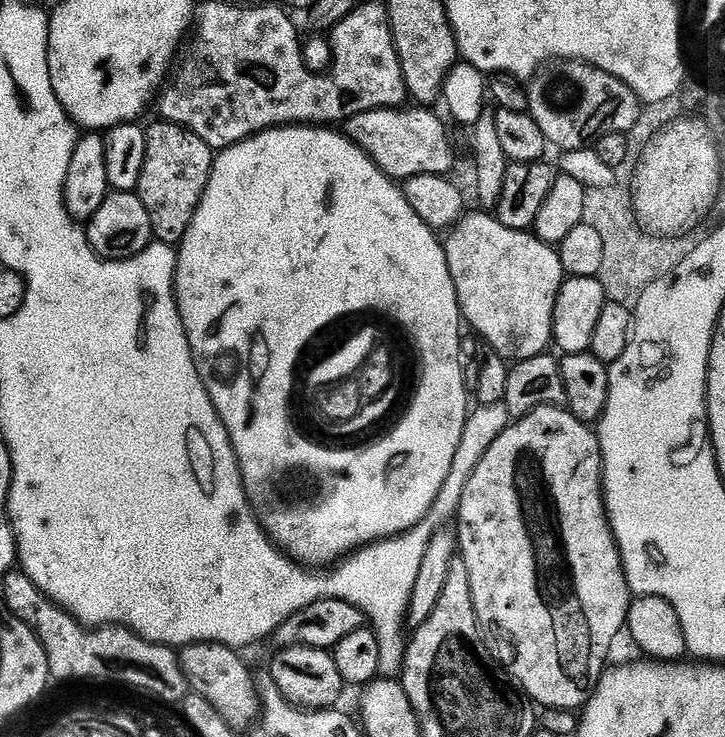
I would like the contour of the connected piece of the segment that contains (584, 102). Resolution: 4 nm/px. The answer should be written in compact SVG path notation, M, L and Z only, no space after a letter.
M549 58L540 61L535 68L531 69L532 76L526 82L523 89L525 94L526 111L529 116L538 122L538 130L542 130L545 141L552 144L556 150L565 152L579 152L587 149L605 132L631 133L631 128L640 120L640 108L642 101L628 88L620 88L616 84L618 78L606 74L606 70L596 68L584 60L566 60L563 58Z

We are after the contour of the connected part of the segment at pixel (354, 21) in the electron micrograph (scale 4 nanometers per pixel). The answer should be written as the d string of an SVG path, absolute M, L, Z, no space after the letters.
M376 2L376 10L354 9L331 29L332 63L330 75L349 113L375 108L395 108L409 99L408 87L398 62L398 54L388 21L388 9Z

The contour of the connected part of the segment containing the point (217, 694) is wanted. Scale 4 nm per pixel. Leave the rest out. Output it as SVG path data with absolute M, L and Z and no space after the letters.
M185 644L178 655L189 689L195 695L206 698L206 702L210 702L210 706L214 706L214 710L223 716L244 716L252 707L257 707L257 685L254 680L252 682L252 676L240 657L243 655L237 649L227 648L225 644Z

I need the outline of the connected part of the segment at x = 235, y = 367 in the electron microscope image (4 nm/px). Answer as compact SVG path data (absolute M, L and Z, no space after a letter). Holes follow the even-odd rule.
M311 124L277 126L258 132L256 135L248 137L247 140L243 140L234 146L223 149L223 151L213 159L212 173L208 179L206 190L202 194L202 202L198 206L198 210L194 214L190 226L186 230L184 239L181 240L178 245L176 254L176 279L174 281L176 305L180 311L182 326L186 330L186 338L190 342L190 350L196 363L196 369L202 378L202 382L206 386L206 390L210 394L210 398L214 402L214 406L218 410L218 414L222 418L222 422L226 426L226 430L230 434L230 442L234 446L234 454L240 463L240 473L244 479L244 487L248 489L248 497L252 502L252 507L256 509L256 513L260 517L261 523L264 524L265 529L277 540L277 543L281 547L287 548L293 555L299 556L298 554L300 554L308 558L324 558L328 554L334 554L338 550L352 545L354 542L360 544L365 540L381 539L383 535L397 535L399 533L397 532L398 530L412 525L421 514L426 513L431 508L432 502L436 498L436 492L442 484L442 480L438 476L446 476L449 473L453 473L452 459L456 456L456 447L460 444L460 439L464 433L464 427L468 421L470 411L468 400L464 397L464 372L460 369L459 362L456 361L460 356L460 328L462 329L462 317L460 307L458 306L456 291L454 290L454 282L450 278L450 270L446 262L446 254L444 253L441 237L433 232L431 228L428 228L426 222L422 222L422 218L418 218L418 214L414 214L410 202L406 202L401 185L393 180L391 176L387 176L385 172L357 146L356 141L352 140L351 137L343 131L336 131L340 130L332 126L313 126ZM323 328L352 328L352 333L348 336L348 345L346 345L345 348L336 348L333 352L326 353L324 361L322 361L321 364L314 365L312 373L308 376L308 380L304 380L304 347L306 347ZM396 360L400 360L400 368L408 368L408 364L412 364L412 372L400 372L400 368L396 368ZM379 420L396 420L396 428L388 428L388 436L380 436L380 440L372 440L372 444L360 444L360 448L352 448L354 441L356 441L356 423L378 422ZM340 440L344 440L344 448L336 448L339 446Z

